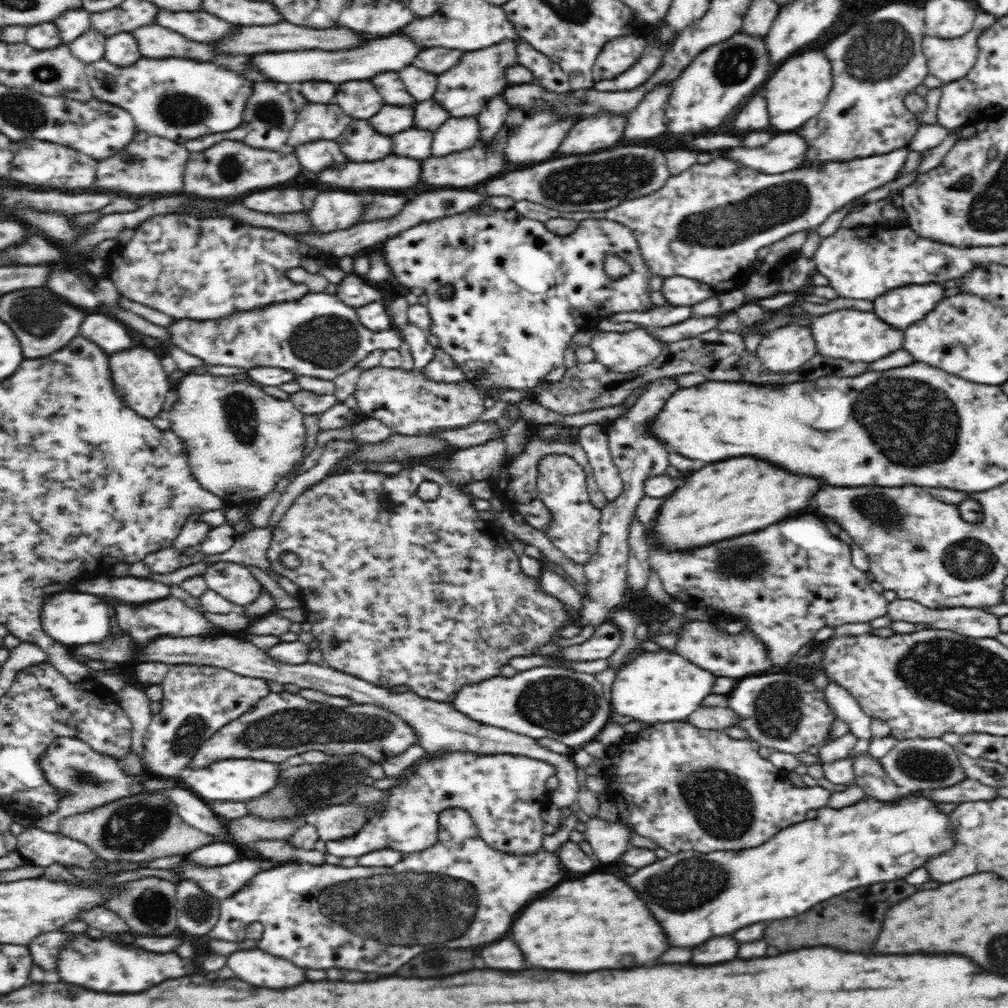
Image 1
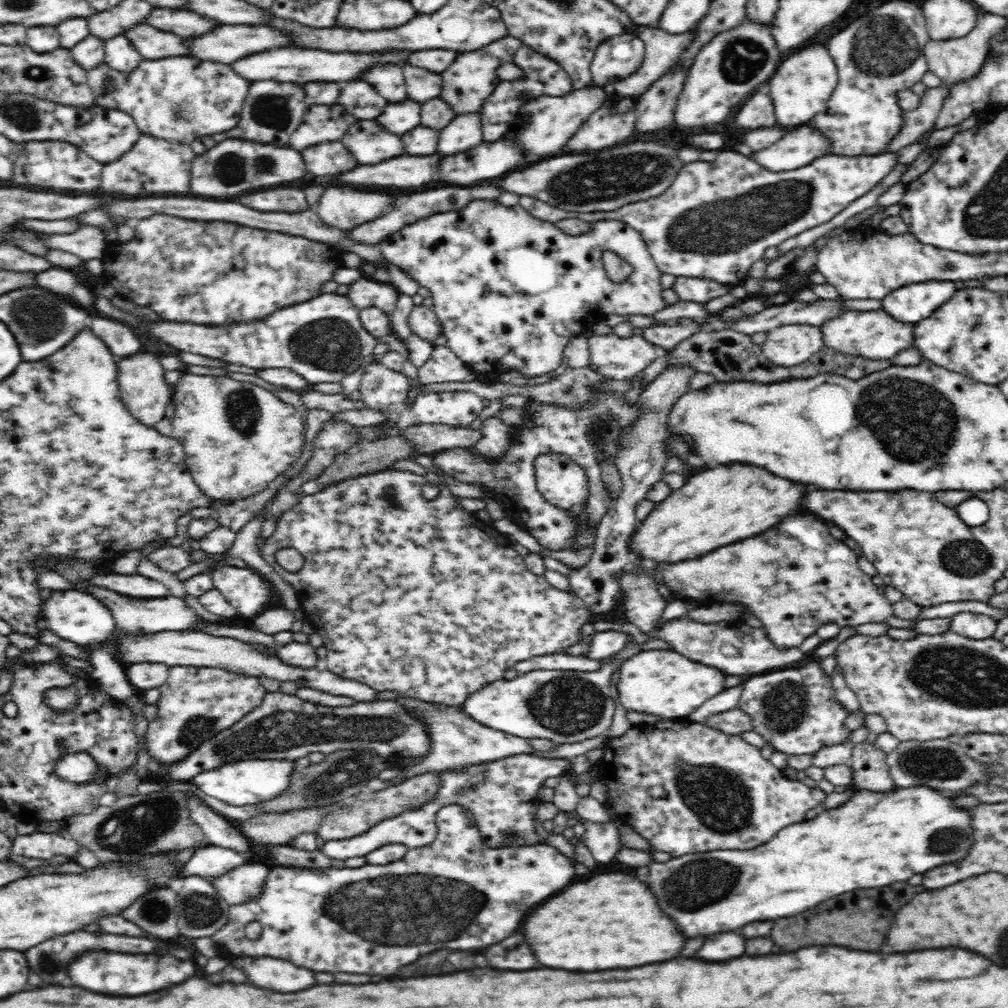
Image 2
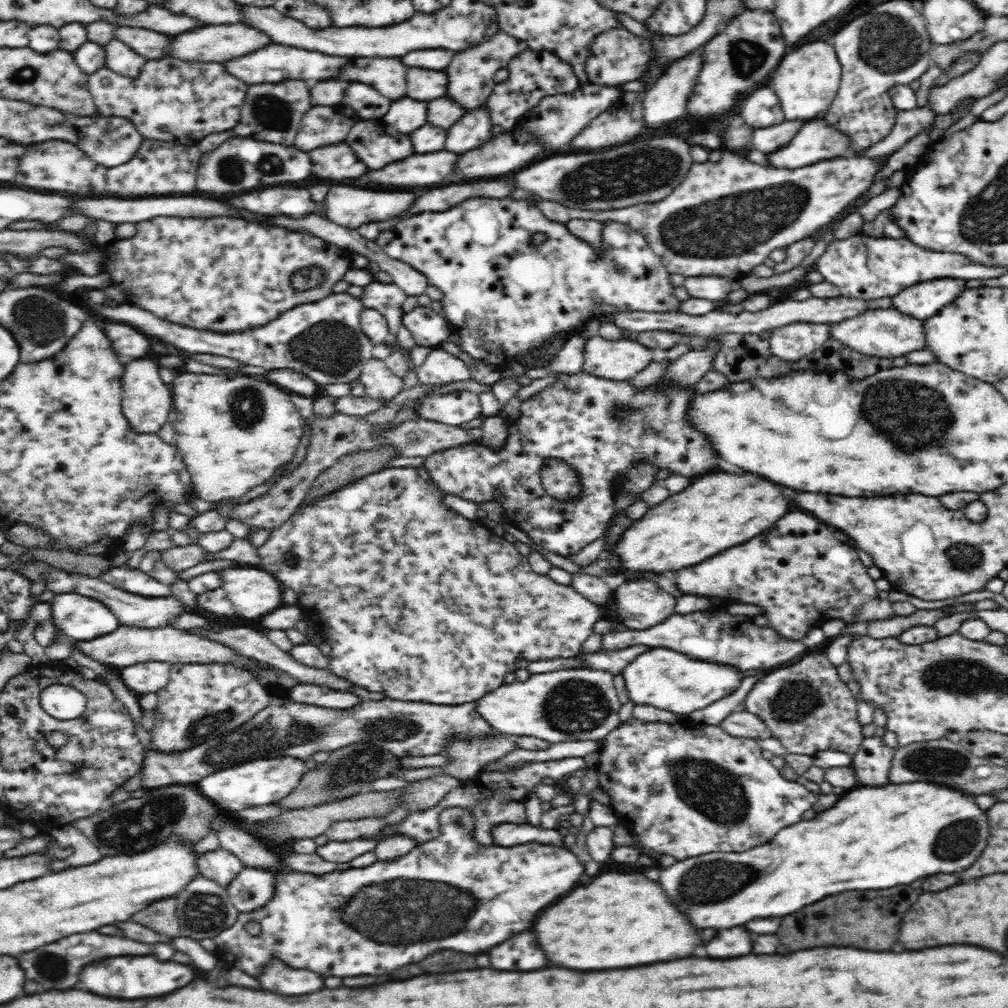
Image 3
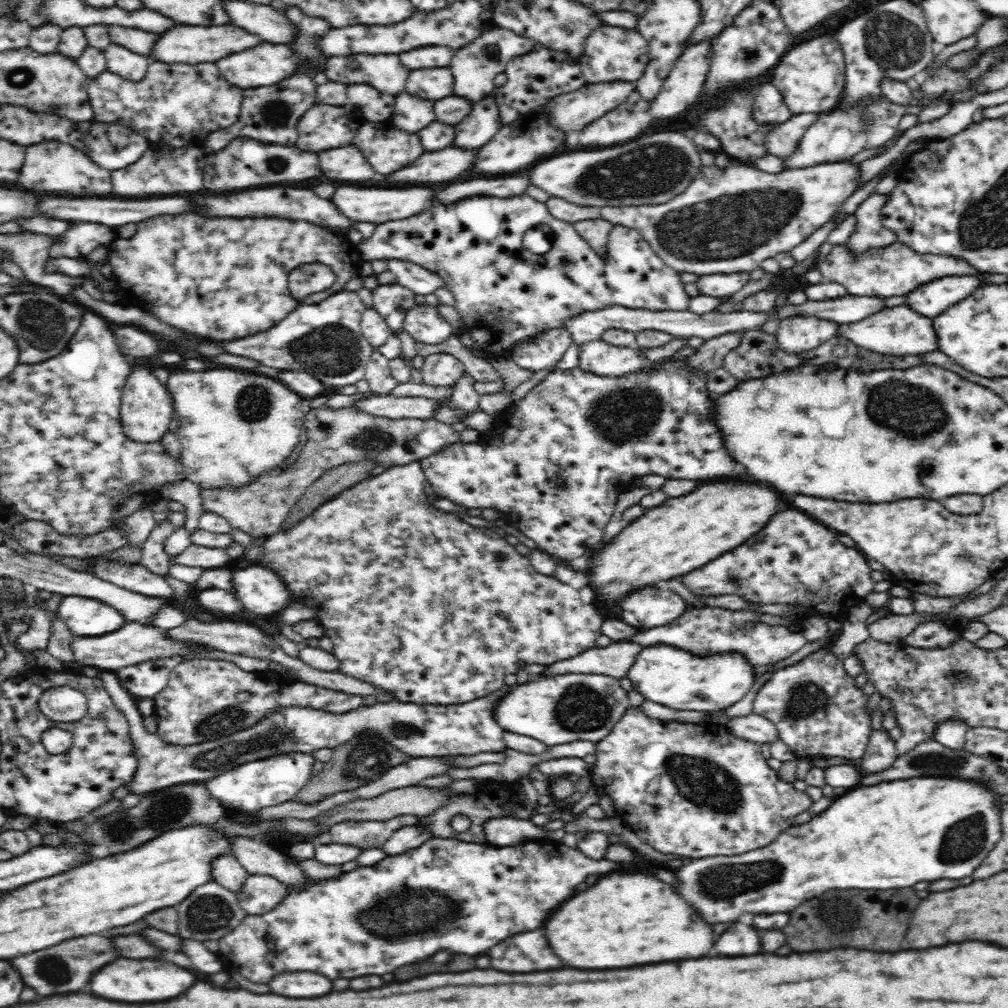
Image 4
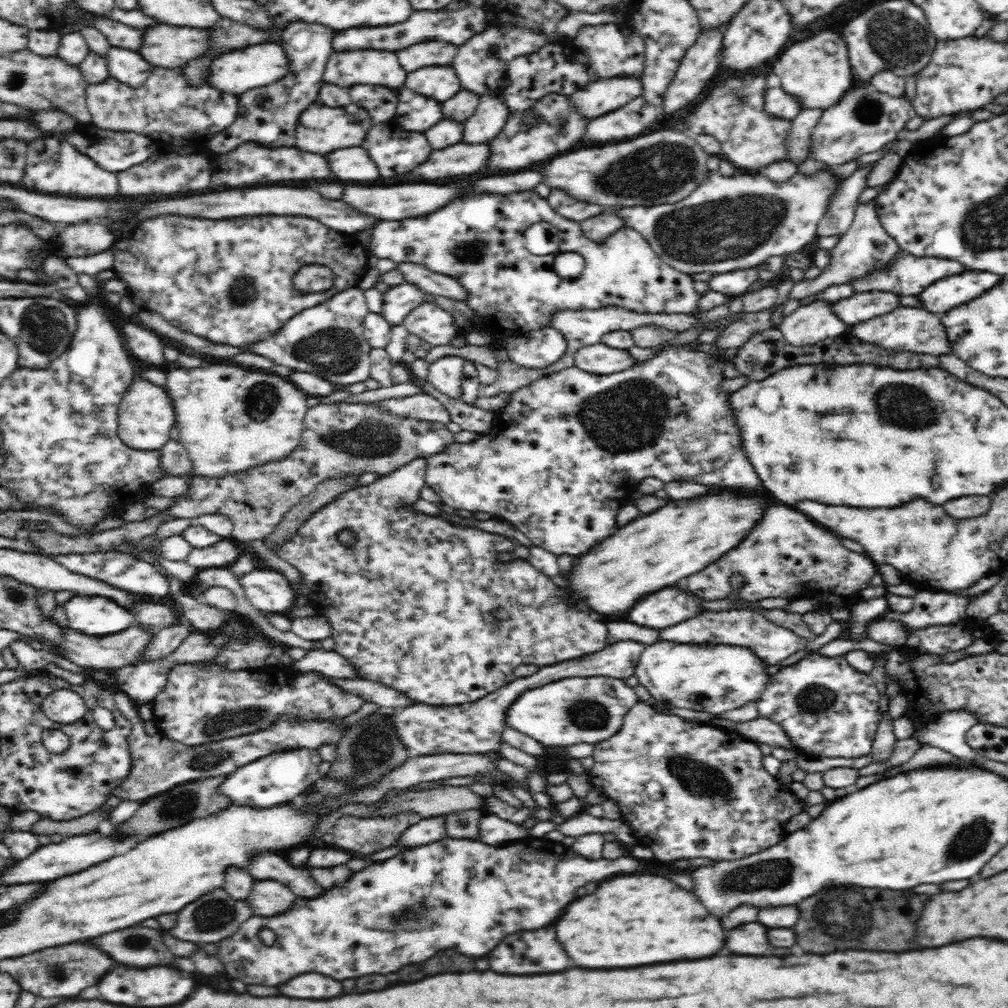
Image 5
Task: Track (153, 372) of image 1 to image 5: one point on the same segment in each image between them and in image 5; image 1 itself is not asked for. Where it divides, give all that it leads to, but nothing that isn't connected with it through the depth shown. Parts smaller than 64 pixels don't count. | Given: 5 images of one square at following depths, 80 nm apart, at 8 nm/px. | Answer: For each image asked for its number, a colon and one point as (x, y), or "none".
2: (145, 393)
3: (146, 400)
4: (146, 410)
5: (146, 416)

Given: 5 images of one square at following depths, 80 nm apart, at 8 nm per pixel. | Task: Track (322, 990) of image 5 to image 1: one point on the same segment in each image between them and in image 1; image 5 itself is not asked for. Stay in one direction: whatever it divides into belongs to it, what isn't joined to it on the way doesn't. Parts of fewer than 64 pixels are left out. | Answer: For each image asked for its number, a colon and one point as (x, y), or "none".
1: (257, 967)
2: (271, 973)
3: (279, 978)
4: (304, 984)

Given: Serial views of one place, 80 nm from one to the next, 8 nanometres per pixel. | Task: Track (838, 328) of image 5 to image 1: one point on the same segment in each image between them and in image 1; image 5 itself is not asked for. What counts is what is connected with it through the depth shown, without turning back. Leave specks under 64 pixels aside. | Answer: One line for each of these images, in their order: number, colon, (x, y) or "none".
1: (785, 349)
2: (792, 345)
3: (793, 342)
4: (802, 332)

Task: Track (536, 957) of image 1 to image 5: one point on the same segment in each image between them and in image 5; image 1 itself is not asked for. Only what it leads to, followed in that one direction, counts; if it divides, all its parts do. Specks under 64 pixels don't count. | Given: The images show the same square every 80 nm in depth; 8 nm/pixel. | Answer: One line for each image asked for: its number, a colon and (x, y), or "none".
2: (612, 921)
3: (619, 920)
4: (626, 919)
5: (631, 920)

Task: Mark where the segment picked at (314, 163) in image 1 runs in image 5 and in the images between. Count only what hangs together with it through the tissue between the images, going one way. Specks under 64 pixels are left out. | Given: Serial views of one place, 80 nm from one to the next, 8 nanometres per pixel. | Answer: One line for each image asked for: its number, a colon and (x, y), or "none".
2: (331, 158)
3: (338, 162)
4: (347, 163)
5: (354, 164)

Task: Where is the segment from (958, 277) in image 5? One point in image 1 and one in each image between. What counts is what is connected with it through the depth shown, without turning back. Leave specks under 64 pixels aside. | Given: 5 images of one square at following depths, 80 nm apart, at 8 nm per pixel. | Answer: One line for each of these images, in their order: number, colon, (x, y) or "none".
1: (901, 307)
2: (910, 304)
3: (922, 301)
4: (931, 299)

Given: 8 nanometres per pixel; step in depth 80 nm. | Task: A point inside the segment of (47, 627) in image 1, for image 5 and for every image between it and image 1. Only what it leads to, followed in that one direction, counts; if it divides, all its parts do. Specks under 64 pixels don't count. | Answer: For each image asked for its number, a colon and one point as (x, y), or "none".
2: (77, 616)
3: (82, 618)
4: (88, 617)
5: (97, 616)

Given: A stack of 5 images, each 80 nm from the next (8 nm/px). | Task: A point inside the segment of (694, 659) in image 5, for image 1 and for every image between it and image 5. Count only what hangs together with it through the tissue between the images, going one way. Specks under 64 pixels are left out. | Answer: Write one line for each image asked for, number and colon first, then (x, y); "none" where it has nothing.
1: (659, 686)
2: (664, 682)
3: (667, 679)
4: (675, 677)

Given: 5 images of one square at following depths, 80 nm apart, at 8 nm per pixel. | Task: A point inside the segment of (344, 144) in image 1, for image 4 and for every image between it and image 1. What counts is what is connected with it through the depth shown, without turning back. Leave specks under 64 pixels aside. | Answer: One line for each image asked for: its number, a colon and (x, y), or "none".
2: (371, 143)
3: (375, 151)
4: (388, 149)

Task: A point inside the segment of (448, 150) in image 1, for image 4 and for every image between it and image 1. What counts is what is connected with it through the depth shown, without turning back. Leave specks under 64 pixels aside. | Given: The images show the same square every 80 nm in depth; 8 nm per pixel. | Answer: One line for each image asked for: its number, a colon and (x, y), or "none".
2: (464, 132)
3: (475, 128)
4: (484, 121)

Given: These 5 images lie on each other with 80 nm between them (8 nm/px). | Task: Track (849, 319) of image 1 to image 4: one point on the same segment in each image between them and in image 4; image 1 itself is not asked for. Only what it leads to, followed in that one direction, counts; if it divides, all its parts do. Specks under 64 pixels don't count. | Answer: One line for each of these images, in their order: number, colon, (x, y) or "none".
2: (875, 335)
3: (889, 333)
4: (900, 331)

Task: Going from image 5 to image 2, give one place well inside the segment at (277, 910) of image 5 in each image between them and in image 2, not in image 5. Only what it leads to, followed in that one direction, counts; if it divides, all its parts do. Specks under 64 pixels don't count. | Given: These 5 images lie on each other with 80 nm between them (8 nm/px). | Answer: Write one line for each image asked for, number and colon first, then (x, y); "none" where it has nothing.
2: (244, 883)
3: (253, 889)
4: (261, 894)

